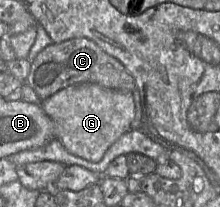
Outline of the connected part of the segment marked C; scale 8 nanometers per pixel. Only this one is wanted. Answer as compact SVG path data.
M84 37L53 42L45 47L31 62L26 83L41 101L63 88L81 83L95 83L106 88L131 92L136 88L135 79L118 59Z

